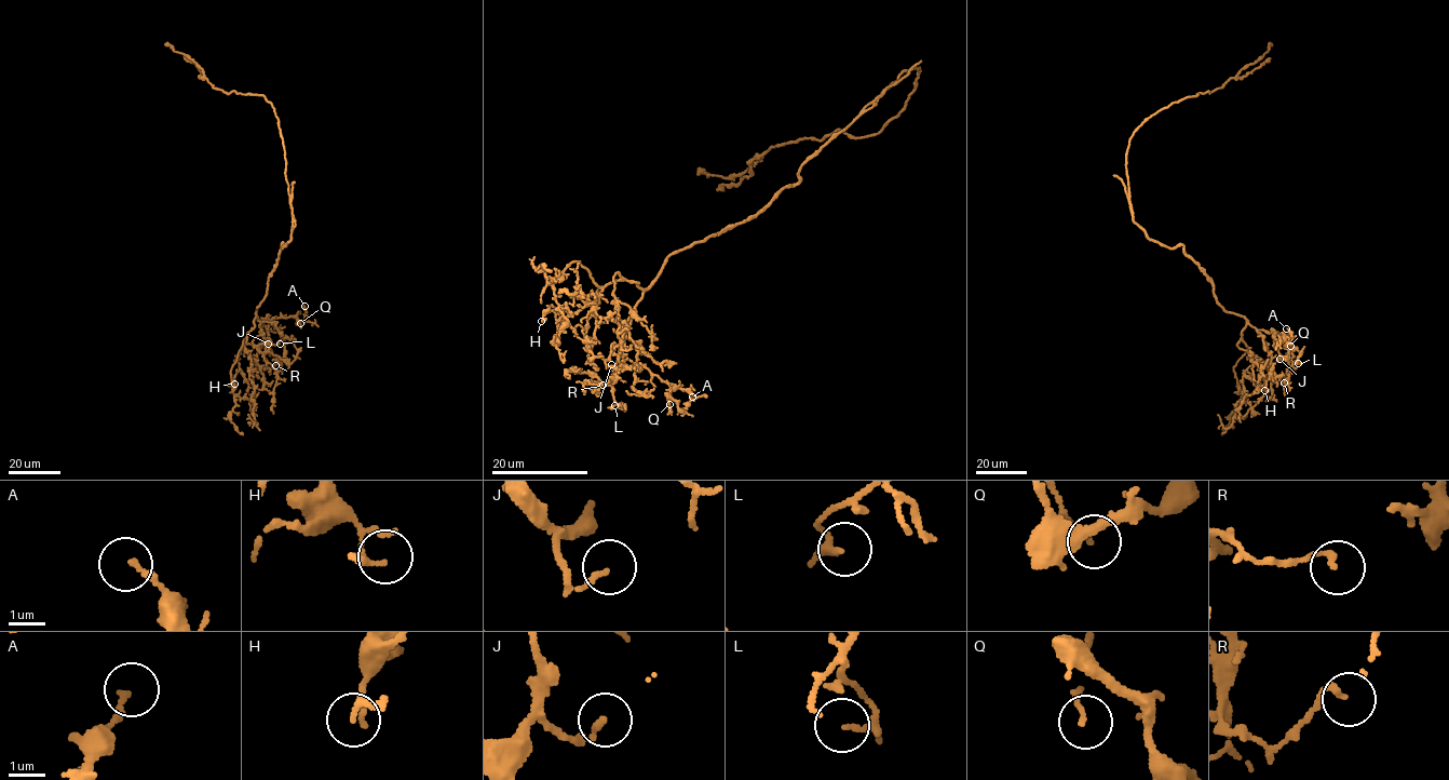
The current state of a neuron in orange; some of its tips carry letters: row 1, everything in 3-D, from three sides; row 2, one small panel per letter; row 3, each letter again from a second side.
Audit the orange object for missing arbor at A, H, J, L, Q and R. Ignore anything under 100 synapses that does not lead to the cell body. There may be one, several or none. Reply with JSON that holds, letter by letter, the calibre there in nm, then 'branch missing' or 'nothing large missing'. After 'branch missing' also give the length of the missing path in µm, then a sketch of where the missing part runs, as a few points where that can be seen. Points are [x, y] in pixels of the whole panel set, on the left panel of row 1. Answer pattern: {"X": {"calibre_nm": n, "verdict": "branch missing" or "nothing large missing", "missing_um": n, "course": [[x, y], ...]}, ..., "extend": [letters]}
{"A": {"calibre_nm": 180, "verdict": "nothing large missing"}, "H": {"calibre_nm": 120, "verdict": "nothing large missing"}, "J": {"calibre_nm": 140, "verdict": "nothing large missing"}, "L": {"calibre_nm": 100, "verdict": "nothing large missing"}, "Q": {"calibre_nm": 100, "verdict": "nothing large missing"}, "R": {"calibre_nm": 150, "verdict": "nothing large missing"}, "extend": []}

